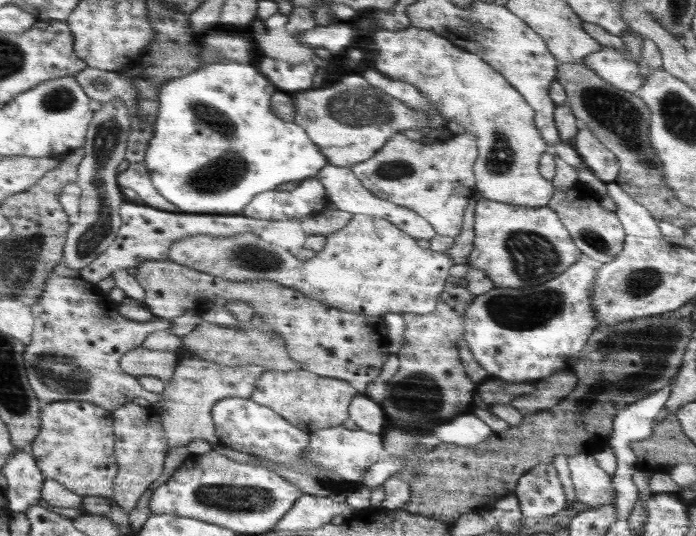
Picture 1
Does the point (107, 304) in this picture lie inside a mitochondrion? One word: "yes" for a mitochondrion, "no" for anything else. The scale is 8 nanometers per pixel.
no

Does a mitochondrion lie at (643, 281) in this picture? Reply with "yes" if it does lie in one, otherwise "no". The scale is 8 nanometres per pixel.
yes

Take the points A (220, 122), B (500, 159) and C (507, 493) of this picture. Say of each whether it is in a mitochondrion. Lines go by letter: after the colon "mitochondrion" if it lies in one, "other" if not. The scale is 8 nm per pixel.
A: mitochondrion
B: mitochondrion
C: other

